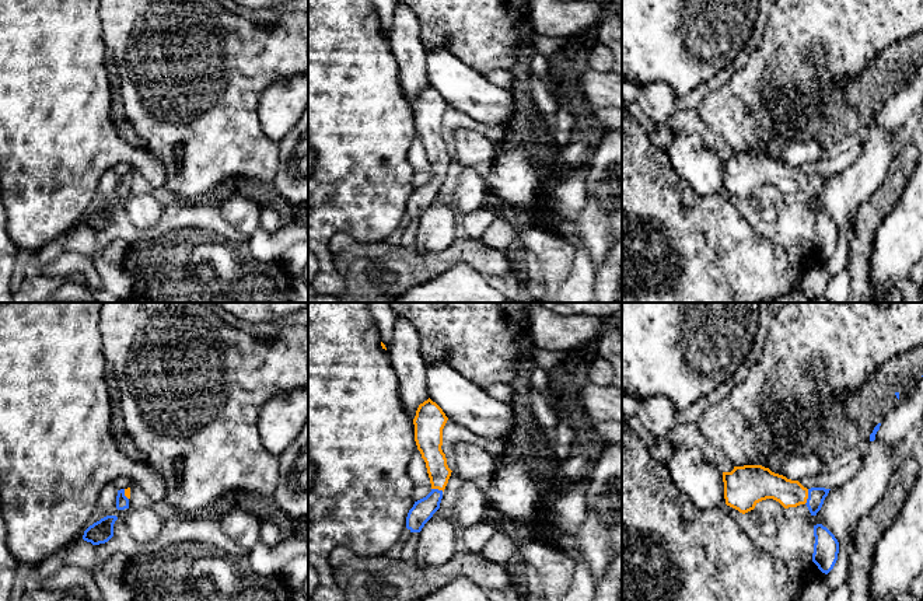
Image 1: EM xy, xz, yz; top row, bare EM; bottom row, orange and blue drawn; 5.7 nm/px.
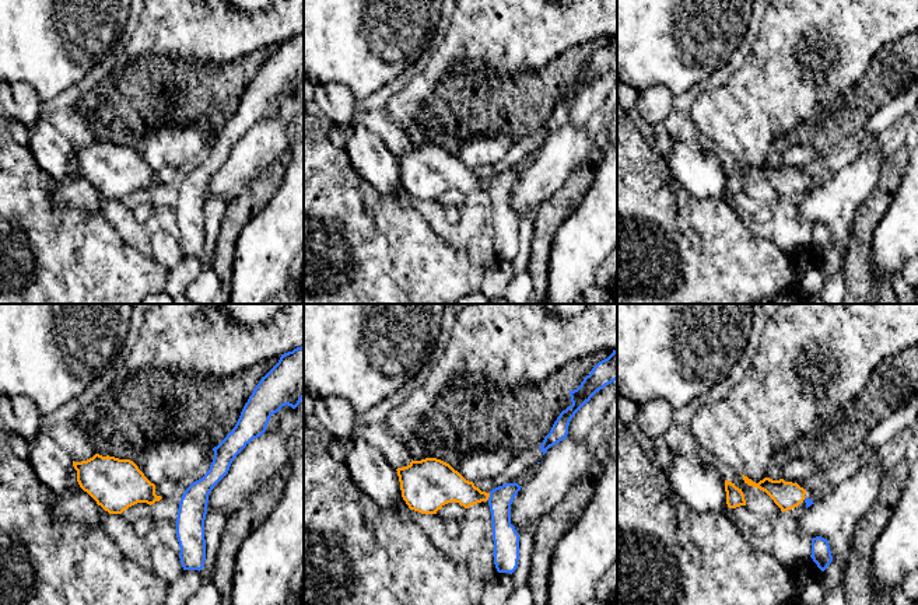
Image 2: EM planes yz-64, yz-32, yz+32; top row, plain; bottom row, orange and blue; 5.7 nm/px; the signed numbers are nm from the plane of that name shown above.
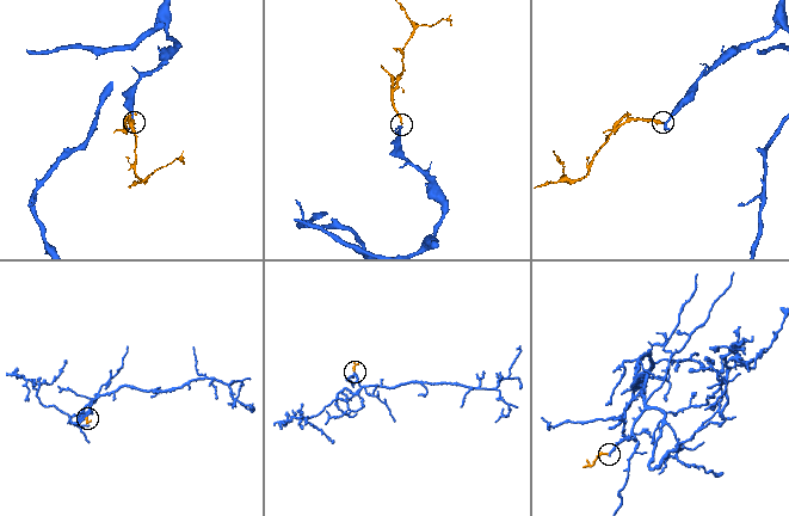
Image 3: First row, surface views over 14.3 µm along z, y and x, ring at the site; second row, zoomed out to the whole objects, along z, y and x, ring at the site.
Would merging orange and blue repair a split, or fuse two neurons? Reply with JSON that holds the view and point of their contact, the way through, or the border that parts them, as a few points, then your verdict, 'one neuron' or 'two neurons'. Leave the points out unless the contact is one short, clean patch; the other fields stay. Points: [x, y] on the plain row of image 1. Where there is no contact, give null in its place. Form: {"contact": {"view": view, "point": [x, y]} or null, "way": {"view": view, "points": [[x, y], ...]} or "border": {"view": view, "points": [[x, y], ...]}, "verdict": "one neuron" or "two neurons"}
{"contact": {"view": "yz", "point": [807, 182]}, "way": {"view": "yz", "points": [[765, 171], [807, 182], [815, 185]]}, "verdict": "one neuron"}

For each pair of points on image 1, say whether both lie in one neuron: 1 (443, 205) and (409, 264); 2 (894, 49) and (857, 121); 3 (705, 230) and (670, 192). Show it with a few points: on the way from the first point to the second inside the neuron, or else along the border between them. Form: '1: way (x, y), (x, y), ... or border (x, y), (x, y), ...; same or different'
1: border (450, 244), (437, 251), (419, 251), (413, 247); different
2: way (885, 67), (878, 81), (857, 102); same
3: way (695, 224), (672, 202); same

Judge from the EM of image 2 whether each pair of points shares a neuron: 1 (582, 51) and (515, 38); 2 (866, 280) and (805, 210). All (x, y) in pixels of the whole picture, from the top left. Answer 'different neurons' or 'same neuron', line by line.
1: different neurons
2: different neurons

